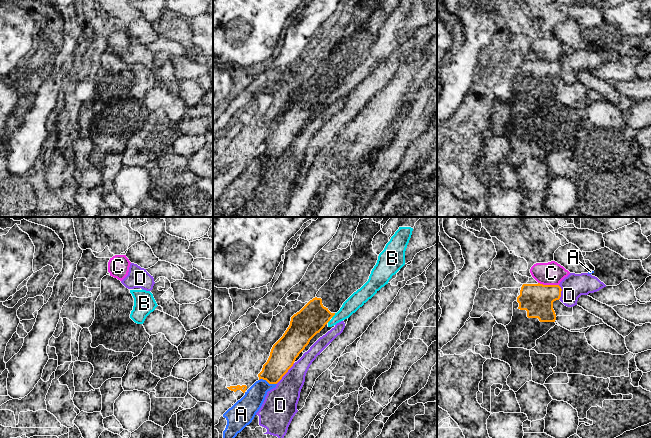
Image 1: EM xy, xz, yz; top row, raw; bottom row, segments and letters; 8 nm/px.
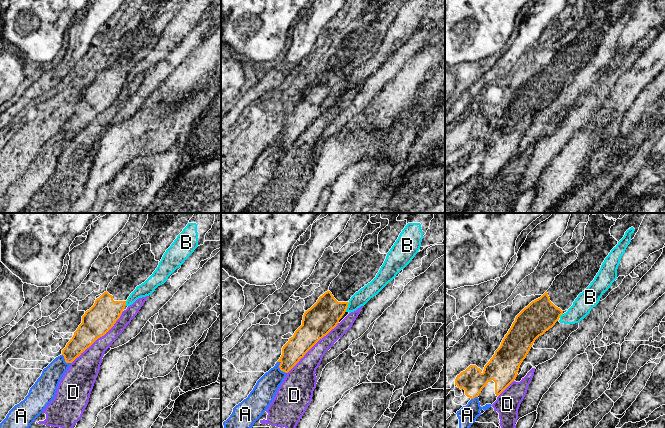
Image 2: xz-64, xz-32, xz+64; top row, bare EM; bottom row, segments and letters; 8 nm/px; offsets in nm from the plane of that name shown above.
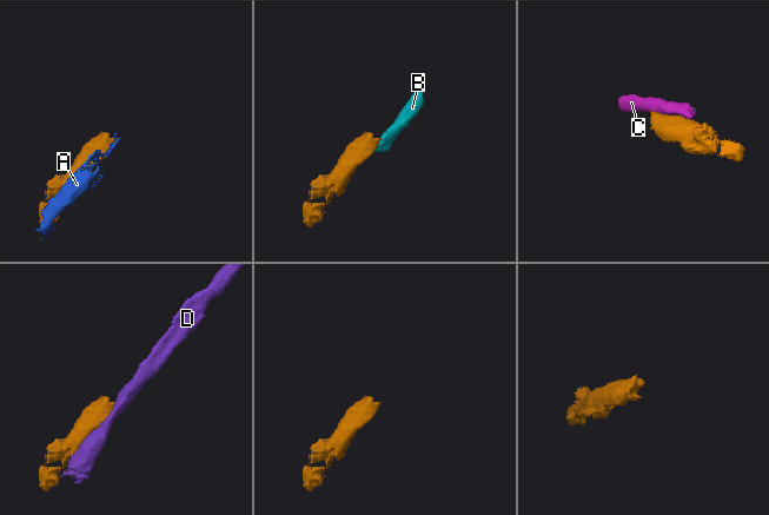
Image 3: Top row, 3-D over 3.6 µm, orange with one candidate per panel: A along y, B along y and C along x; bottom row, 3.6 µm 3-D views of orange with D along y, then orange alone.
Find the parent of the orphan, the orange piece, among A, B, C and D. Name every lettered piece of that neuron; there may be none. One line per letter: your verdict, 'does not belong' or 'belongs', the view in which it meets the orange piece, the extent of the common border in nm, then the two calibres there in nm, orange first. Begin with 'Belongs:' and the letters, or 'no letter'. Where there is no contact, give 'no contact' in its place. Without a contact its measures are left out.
Belongs: no letter
A: does not belong; meets orange in xz; contact 150 nm long; 200 nm thick on the orange side, 170 nm on the other
B: does not belong; meets orange in xz; contact 50 nm long; 240 nm thick on the orange side, 120 nm on the other
C: does not belong; meets orange in yz; contact 170 nm long; 260 nm thick on the orange side, 190 nm on the other
D: does not belong; meets orange in xz; contact 220 nm long; 220 nm thick on the orange side, 260 nm on the other

